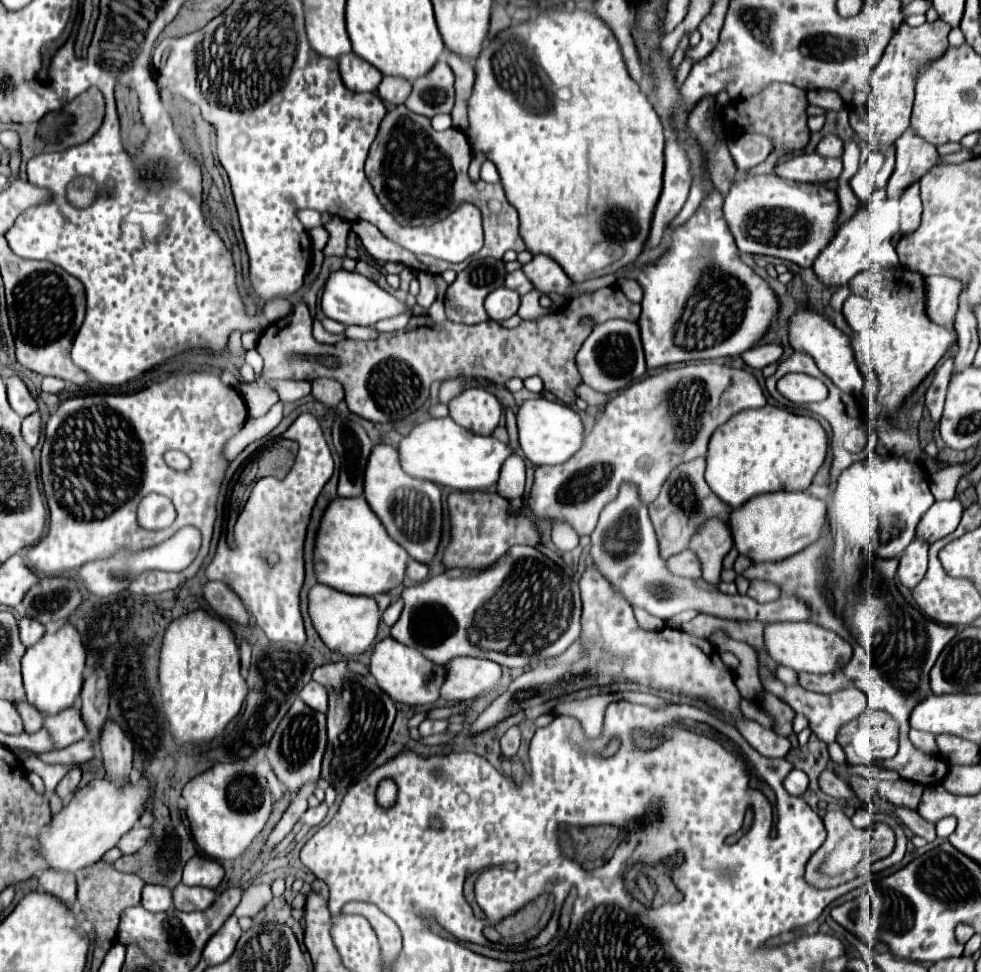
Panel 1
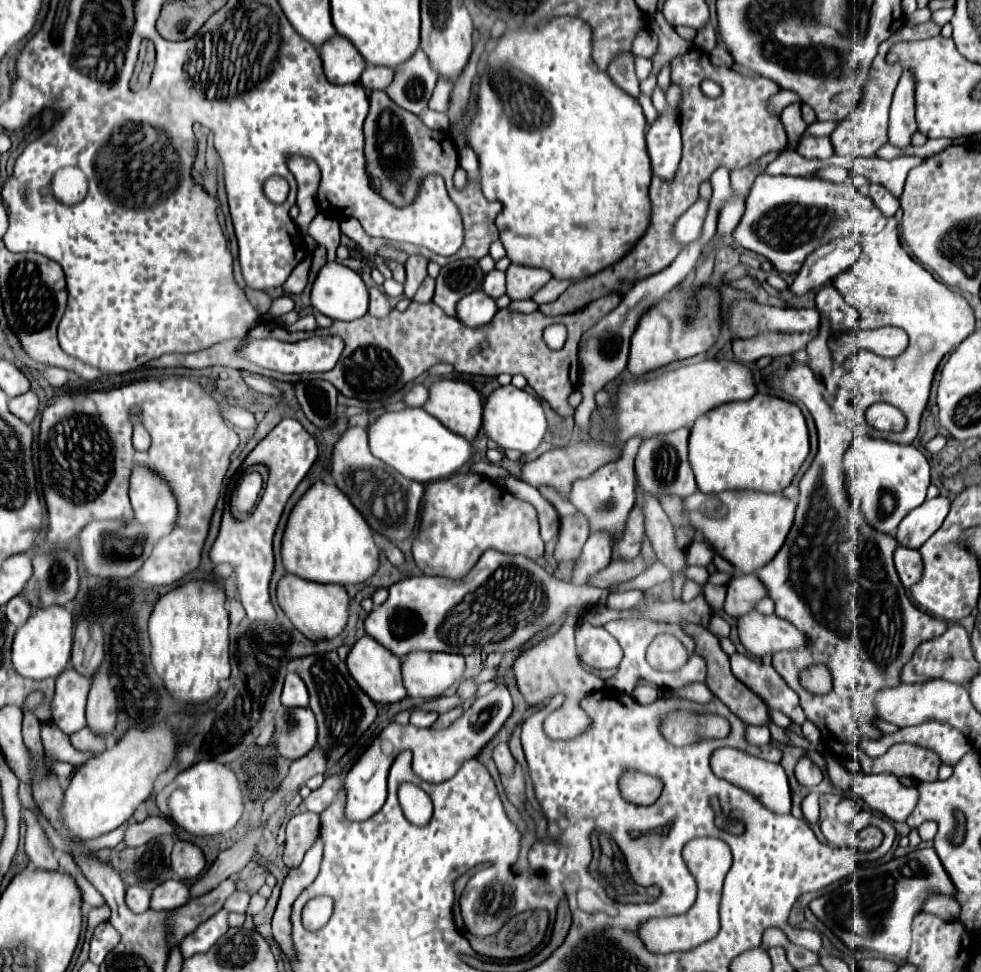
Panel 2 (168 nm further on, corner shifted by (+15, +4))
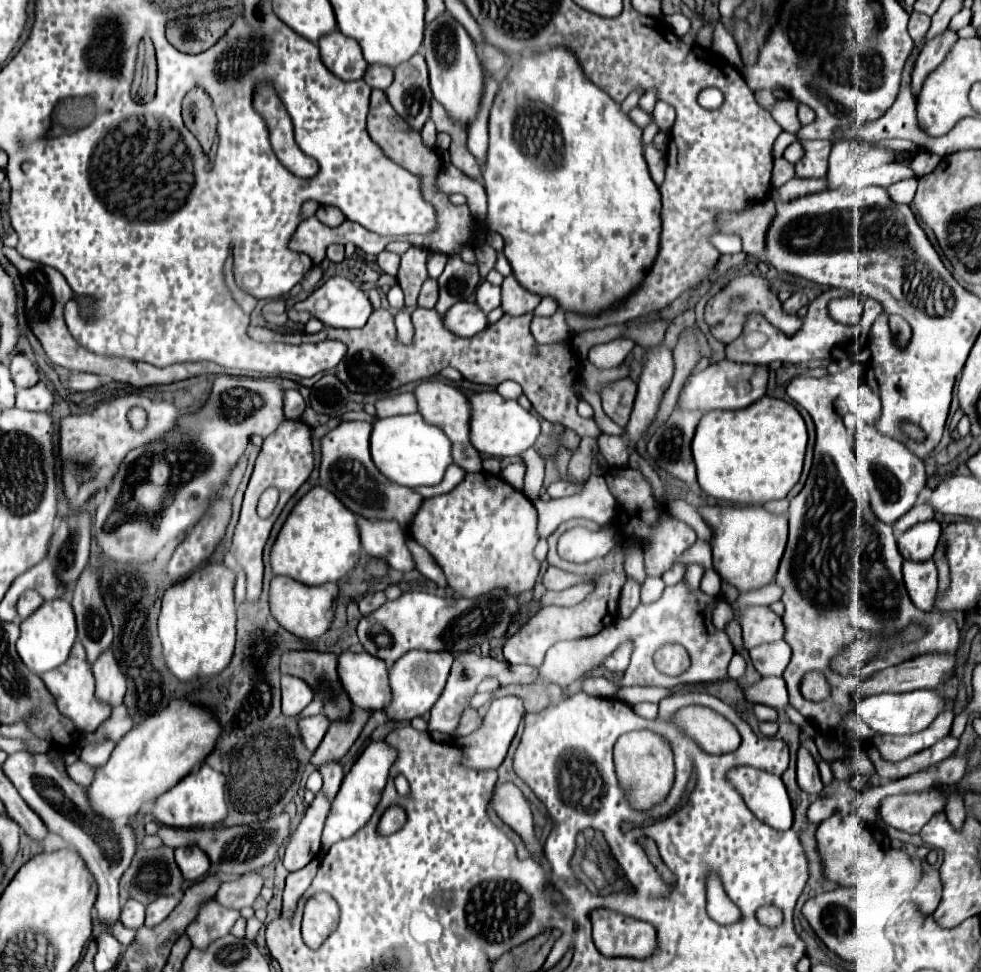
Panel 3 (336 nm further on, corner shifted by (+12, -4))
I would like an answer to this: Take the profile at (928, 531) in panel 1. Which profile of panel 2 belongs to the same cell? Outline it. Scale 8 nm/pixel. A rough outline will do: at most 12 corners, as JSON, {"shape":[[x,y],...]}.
{"shape":[[926,500],[896,530],[898,544],[918,550],[940,528],[950,500]]}

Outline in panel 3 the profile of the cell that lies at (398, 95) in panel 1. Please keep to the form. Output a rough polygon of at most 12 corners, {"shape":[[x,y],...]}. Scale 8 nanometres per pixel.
{"shape":[[371,66],[363,78],[371,88],[387,90],[393,70]]}

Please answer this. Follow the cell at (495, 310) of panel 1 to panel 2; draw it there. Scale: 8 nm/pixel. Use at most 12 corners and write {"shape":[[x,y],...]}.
{"shape":[[482,290],[466,294],[456,318],[470,328],[488,324],[496,302]]}

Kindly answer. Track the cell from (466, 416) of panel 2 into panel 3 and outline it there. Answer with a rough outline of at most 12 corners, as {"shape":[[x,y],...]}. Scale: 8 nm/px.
{"shape":[[439,382],[415,388],[419,414],[453,444],[453,460],[481,472],[471,444],[471,404]]}

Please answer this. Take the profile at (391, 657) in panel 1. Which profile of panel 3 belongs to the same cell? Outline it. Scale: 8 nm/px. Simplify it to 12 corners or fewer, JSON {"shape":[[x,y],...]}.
{"shape":[[343,652],[339,678],[367,712],[393,698],[387,664],[369,652]]}

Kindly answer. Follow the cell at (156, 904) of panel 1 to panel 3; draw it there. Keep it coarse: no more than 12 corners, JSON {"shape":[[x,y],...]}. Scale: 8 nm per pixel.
{"shape":[[127,900],[121,922],[127,928],[139,928],[145,922],[145,906]]}

